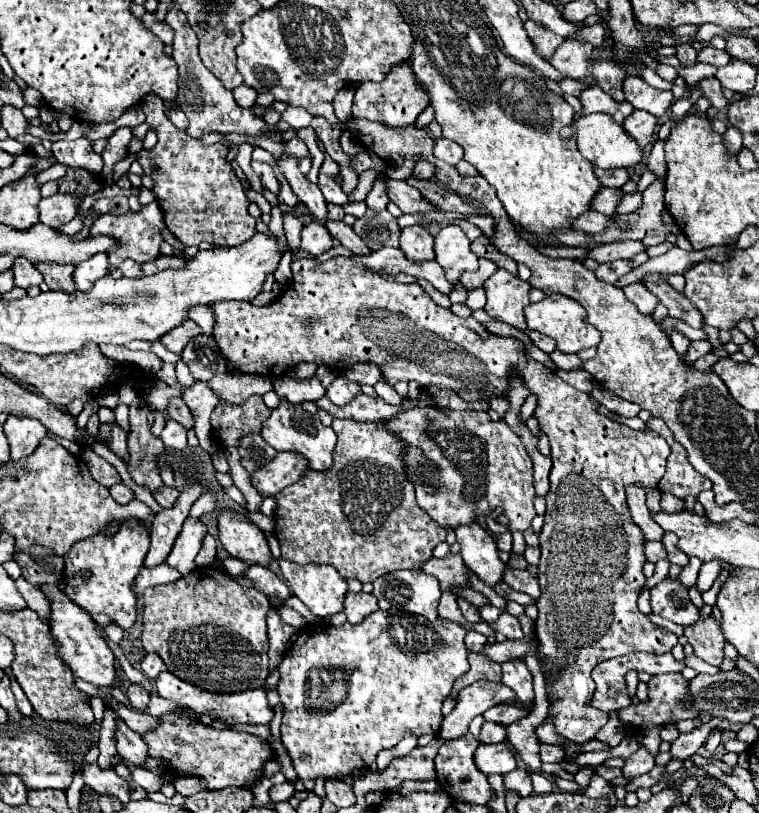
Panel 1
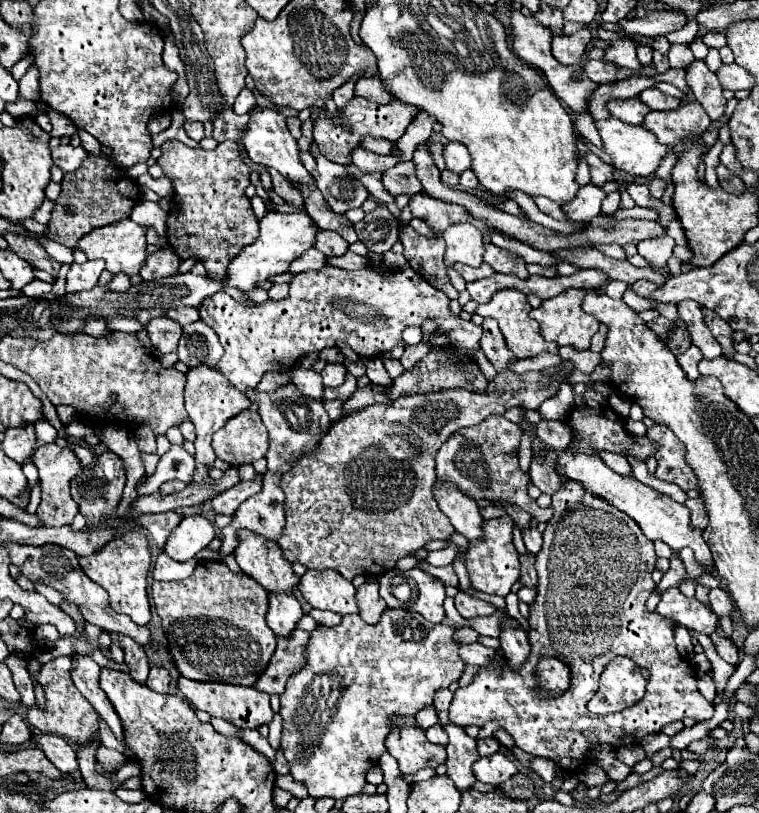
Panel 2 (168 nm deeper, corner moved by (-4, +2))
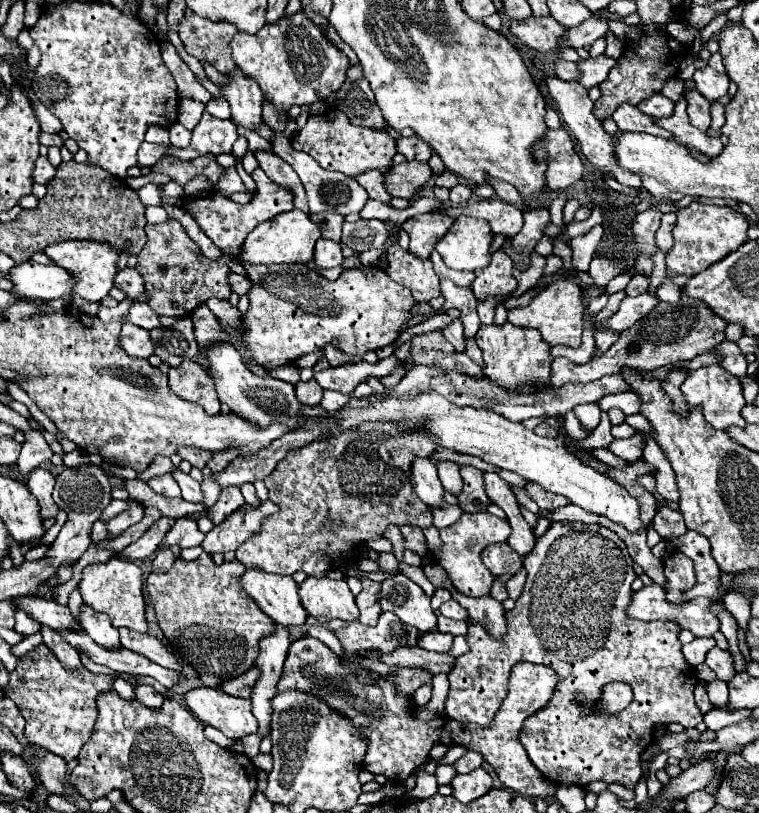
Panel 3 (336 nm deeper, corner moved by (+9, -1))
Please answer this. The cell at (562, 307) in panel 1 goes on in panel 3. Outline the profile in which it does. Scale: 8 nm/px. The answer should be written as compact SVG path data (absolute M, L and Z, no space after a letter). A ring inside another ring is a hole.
M563 278L563 280L555 280L551 284L547 284L527 306L523 308L513 308L509 310L509 322L513 326L521 326L521 328L535 328L539 330L541 338L555 346L555 344L563 344L563 346L571 346L577 348L581 344L581 330L583 330L583 304L581 304L581 288L577 282Z

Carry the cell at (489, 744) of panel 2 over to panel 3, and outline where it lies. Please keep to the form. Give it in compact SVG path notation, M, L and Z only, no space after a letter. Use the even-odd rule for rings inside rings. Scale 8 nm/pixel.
M467 750L453 766L459 774L469 774L473 772L475 768L479 768L483 764L483 756L479 752L473 752L473 750Z

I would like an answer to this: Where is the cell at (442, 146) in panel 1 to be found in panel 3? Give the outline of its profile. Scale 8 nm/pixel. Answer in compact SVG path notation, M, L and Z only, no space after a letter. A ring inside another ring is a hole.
M449 170L441 172L441 174L437 176L437 180L435 180L435 186L443 186L443 188L453 188L453 186L457 186L457 184L459 184L459 178L457 178L453 172L449 172Z

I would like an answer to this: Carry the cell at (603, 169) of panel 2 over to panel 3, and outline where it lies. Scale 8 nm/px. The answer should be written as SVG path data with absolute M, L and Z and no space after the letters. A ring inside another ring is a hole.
M565 128L547 130L545 140L533 148L537 160L547 160L545 182L549 190L565 190L583 176L583 160L575 152L575 144Z

